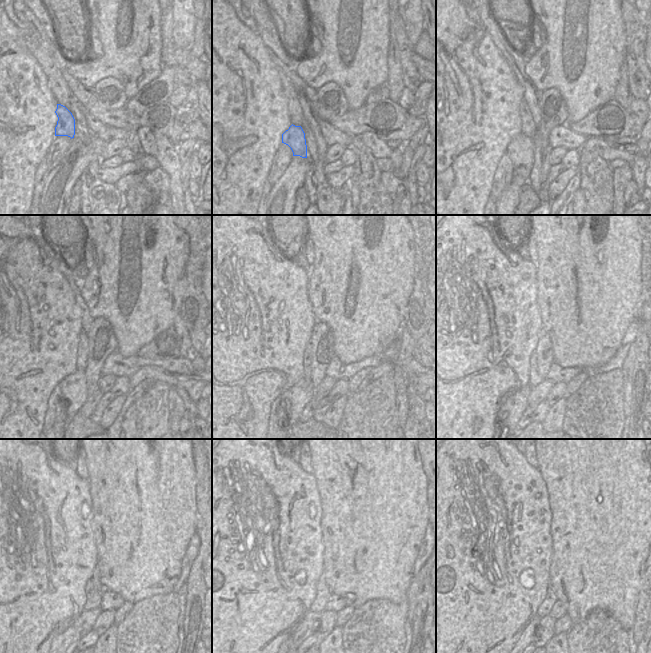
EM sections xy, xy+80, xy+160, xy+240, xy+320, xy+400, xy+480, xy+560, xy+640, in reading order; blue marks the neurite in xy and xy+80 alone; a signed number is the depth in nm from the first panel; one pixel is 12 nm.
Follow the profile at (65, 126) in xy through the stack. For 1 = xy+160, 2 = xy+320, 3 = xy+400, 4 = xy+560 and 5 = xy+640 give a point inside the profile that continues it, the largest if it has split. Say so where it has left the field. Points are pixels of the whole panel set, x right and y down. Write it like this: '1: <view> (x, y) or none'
1: xy+160 (520, 150)
2: xy+320 (293, 401)
3: xy+400 (509, 414)
4: xy+560 (287, 642)
5: none

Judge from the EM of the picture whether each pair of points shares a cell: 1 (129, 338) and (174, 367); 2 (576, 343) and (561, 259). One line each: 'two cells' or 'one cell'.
1: two cells
2: one cell

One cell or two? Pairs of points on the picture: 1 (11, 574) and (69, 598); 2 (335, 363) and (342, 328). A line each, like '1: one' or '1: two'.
1: one
2: two

